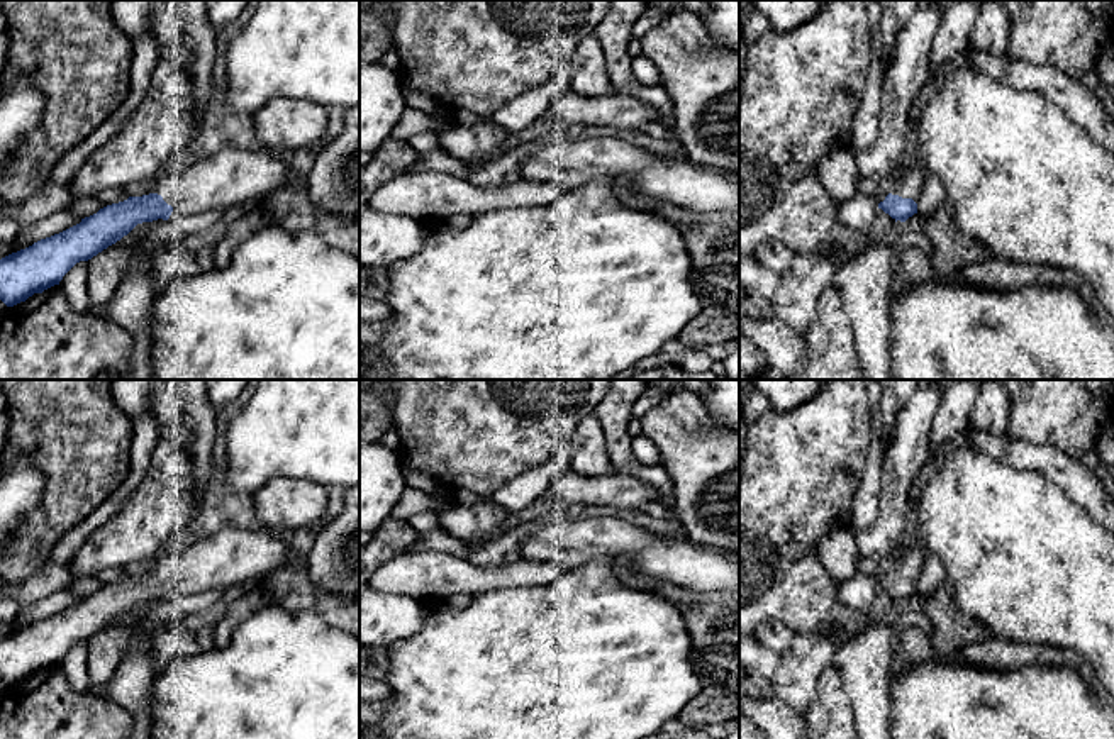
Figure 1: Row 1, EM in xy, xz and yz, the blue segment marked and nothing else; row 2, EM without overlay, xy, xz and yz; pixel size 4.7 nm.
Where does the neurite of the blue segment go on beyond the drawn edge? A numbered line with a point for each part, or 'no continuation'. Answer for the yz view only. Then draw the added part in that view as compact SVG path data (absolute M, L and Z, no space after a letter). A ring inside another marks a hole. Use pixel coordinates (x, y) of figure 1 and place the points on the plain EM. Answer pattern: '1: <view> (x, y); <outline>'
1: yz (909, 565); M917 541L902 553L902 556L895 561L894 568L888 573L899 575L902 578L912 578L917 583L926 553L927 549L924 547L924 544ZM880 575L878 583L883 581L887 575Z

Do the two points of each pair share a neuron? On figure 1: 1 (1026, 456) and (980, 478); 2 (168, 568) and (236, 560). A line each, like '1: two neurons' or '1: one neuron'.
1: two neurons
2: one neuron

